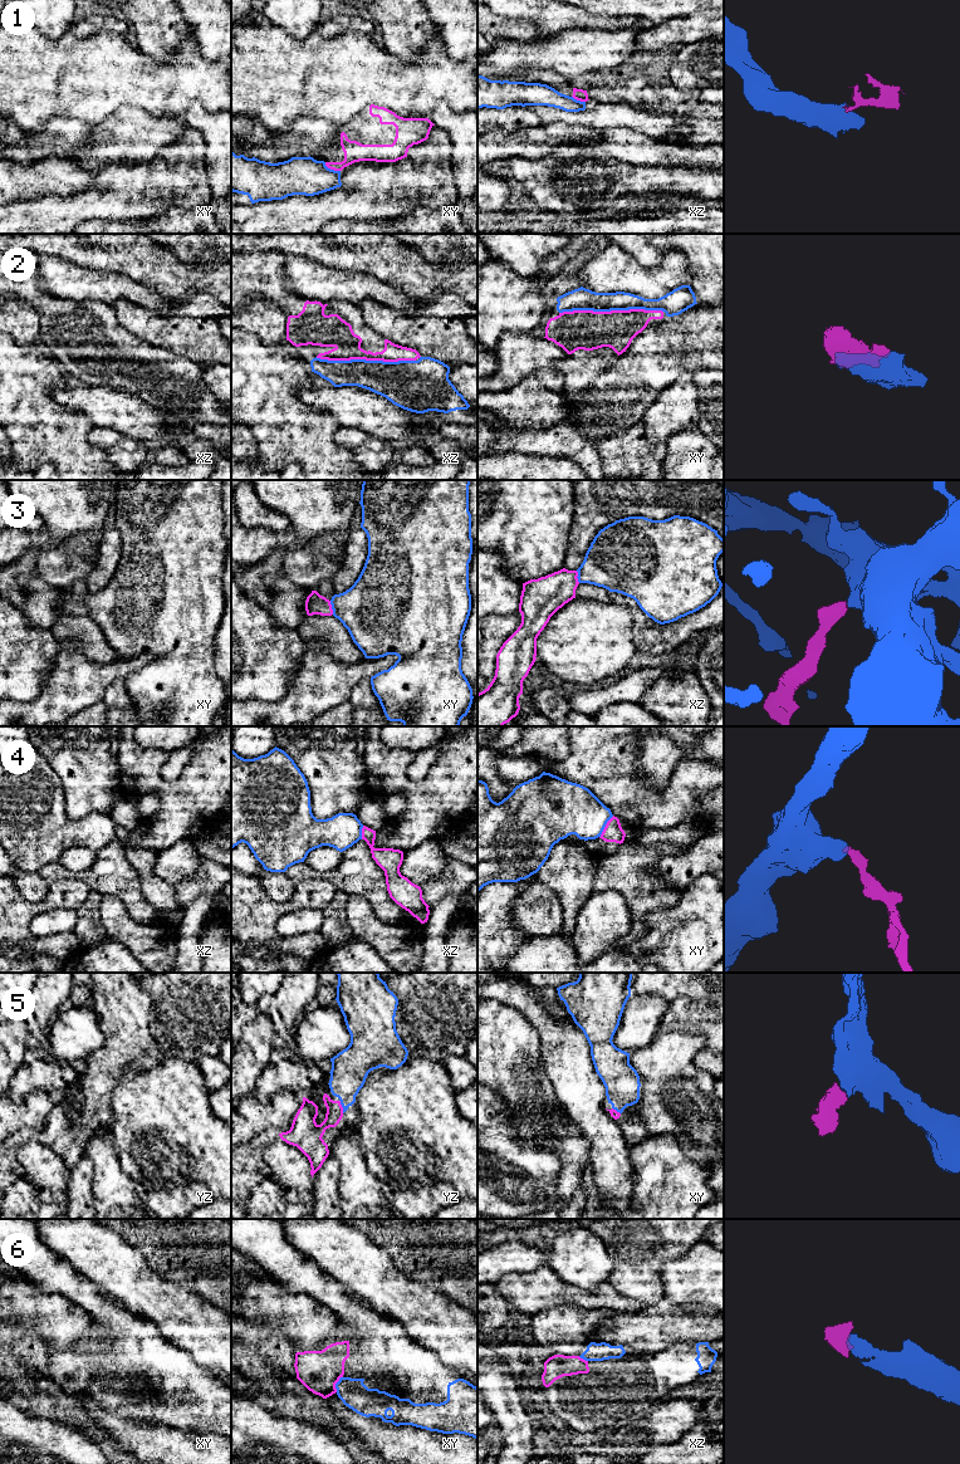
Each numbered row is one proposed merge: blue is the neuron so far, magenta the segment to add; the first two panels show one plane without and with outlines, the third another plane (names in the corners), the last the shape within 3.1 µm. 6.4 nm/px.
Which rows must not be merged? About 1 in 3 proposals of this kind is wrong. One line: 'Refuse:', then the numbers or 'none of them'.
Refuse: 1, 4

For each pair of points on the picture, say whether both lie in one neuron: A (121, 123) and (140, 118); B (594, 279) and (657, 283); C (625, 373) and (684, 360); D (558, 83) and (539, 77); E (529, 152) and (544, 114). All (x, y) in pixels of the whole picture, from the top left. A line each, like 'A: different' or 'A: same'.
A: same
B: same
C: same
D: same
E: different

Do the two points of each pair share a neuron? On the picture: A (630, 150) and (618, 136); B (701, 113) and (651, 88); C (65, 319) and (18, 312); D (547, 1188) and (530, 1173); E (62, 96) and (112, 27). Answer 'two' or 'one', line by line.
A: one
B: one
C: two
D: one
E: two

